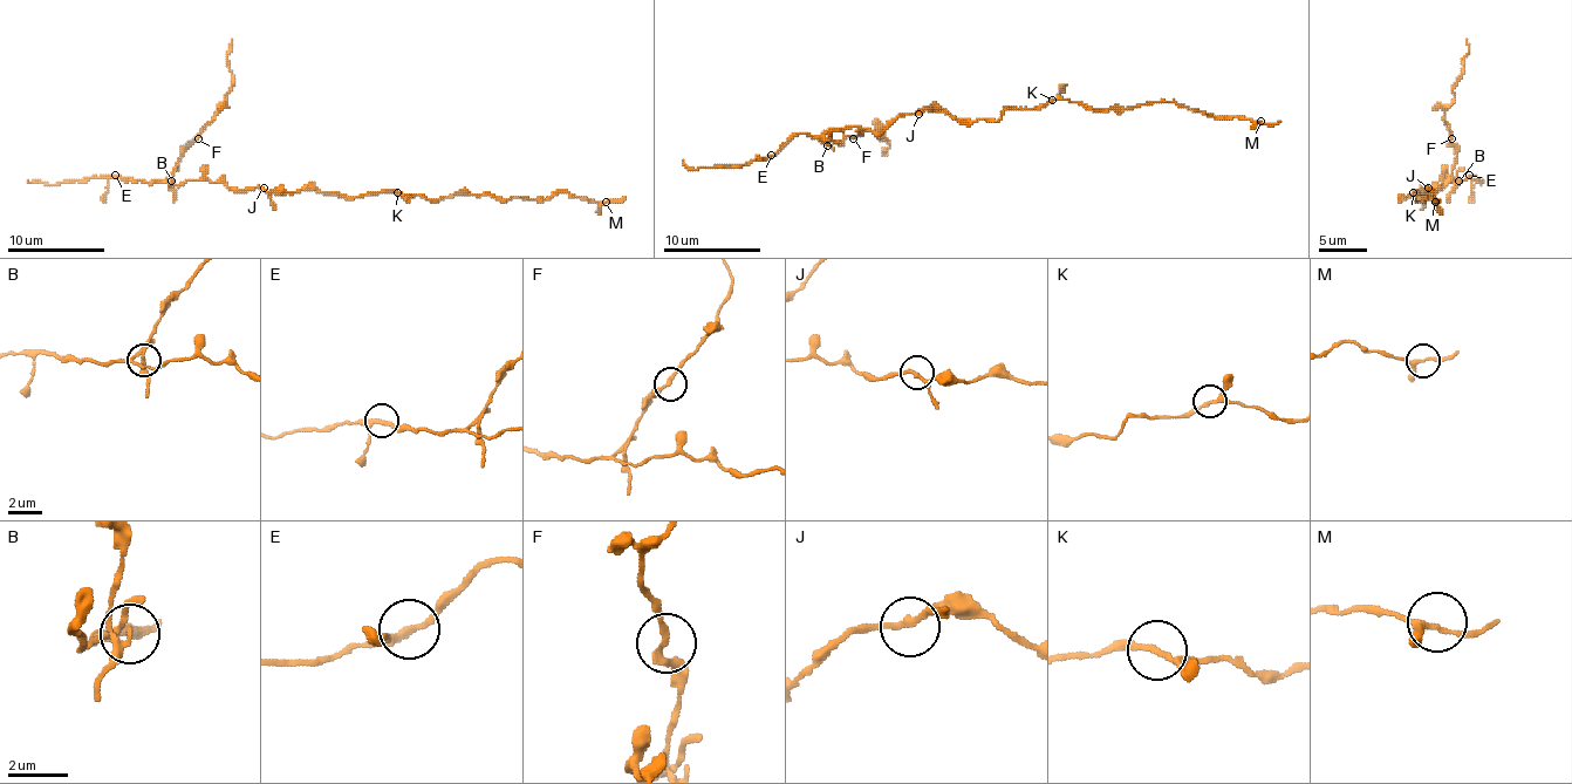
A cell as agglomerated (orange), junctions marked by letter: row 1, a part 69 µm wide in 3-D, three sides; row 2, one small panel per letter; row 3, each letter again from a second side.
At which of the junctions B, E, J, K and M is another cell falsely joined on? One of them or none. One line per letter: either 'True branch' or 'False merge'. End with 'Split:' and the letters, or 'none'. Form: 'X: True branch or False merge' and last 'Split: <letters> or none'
B: False merge
E: True branch
J: True branch
K: True branch
M: True branch
Split: B

